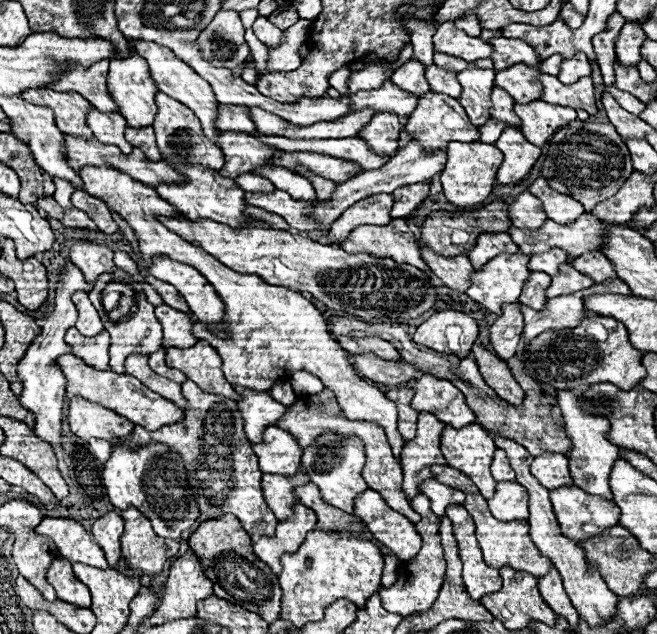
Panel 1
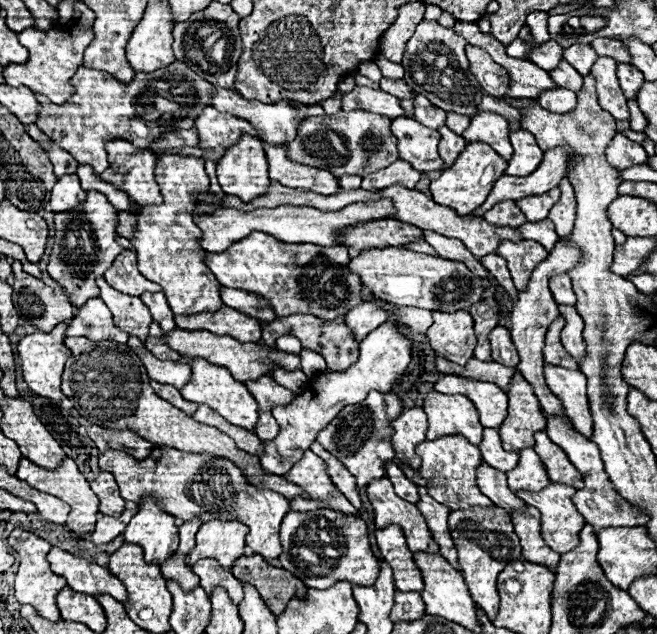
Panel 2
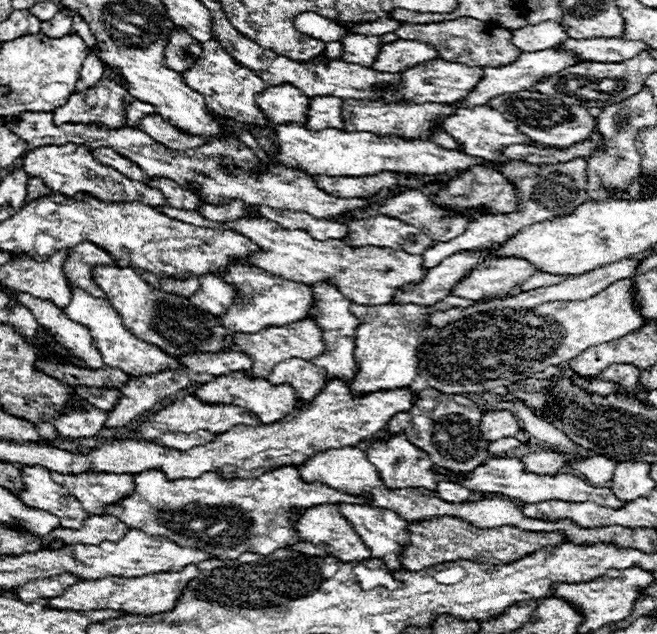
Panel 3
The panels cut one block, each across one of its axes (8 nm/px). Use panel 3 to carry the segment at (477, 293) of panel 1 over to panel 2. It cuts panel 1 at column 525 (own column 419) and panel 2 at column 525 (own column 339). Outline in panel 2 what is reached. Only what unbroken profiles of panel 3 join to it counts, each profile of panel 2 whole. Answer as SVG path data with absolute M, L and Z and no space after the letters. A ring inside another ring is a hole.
M522 240L522 242L502 242L496 250L498 256L506 258L514 286L518 290L526 290L526 284L530 280L532 270L548 258L548 250L544 246L538 246L538 242Z

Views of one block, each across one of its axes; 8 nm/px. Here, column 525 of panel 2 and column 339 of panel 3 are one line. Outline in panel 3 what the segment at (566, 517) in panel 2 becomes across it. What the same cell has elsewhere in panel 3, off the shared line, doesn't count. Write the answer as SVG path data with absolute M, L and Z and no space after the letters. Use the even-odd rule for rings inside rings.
M280 466L272 468L258 478L222 478L218 472L206 472L200 478L178 478L168 480L162 470L144 470L140 474L134 474L134 492L126 498L122 498L116 504L106 506L106 514L116 516L130 528L138 528L150 536L164 536L176 542L178 546L194 546L198 550L208 552L216 560L236 560L244 552L254 554L272 554L278 548L292 546L300 538L296 536L294 528L288 522L288 510L292 506L308 508L316 504L336 504L336 502L348 502L348 504L366 504L366 498L358 498L346 492L338 492L334 488L328 488L320 482L304 482L300 478L300 472L294 466Z

